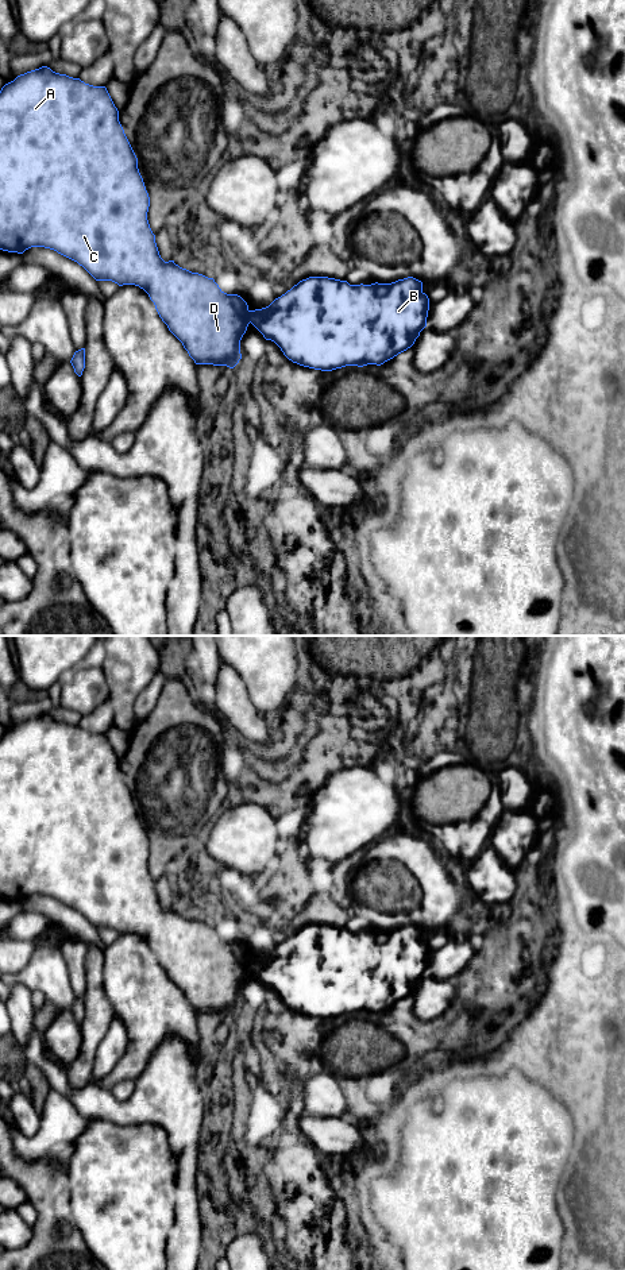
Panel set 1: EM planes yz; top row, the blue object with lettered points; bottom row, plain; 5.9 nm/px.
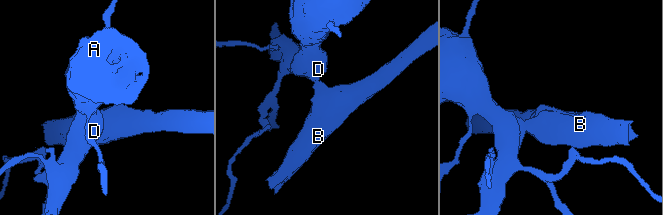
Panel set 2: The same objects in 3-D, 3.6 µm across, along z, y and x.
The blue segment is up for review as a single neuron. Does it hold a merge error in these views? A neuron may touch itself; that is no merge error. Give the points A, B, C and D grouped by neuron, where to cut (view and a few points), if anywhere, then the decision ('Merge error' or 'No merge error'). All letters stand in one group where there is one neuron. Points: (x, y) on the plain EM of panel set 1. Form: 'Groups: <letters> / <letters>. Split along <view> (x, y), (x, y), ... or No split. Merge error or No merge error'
Groups: A B C D. No split. No merge error

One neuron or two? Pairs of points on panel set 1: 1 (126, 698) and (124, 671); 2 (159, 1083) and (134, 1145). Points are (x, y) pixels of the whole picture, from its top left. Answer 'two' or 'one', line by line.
1: one
2: two

